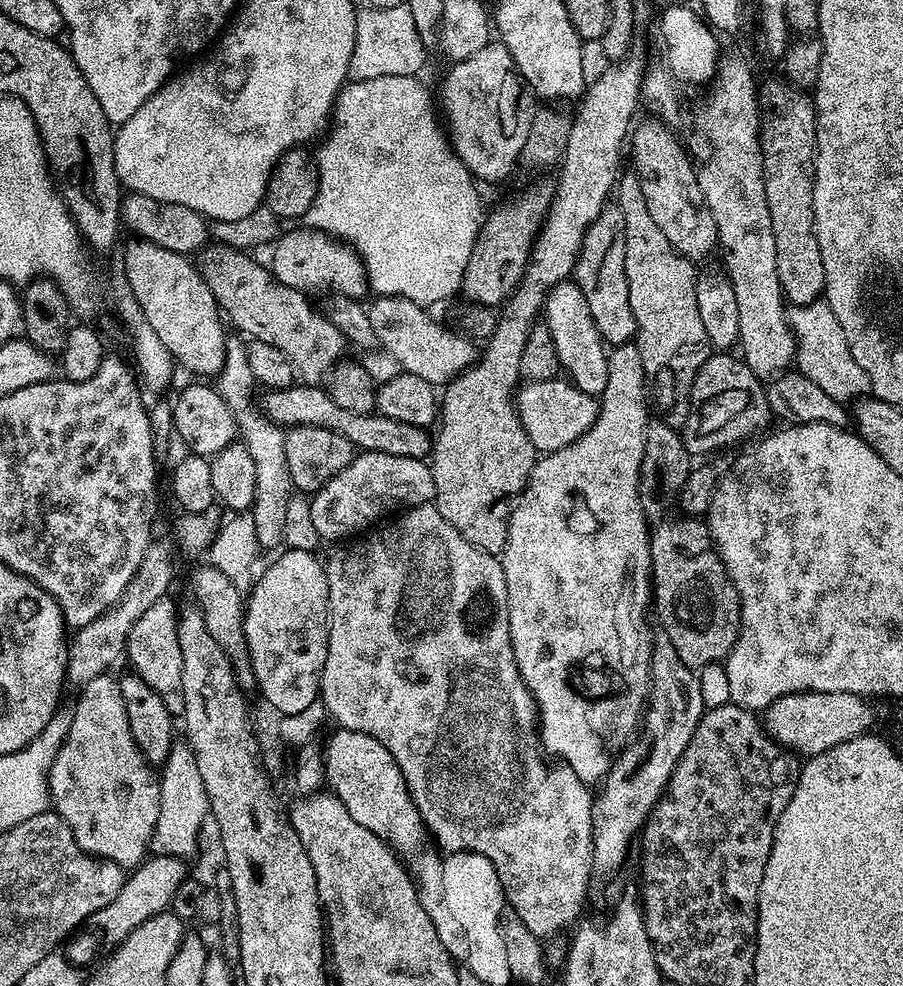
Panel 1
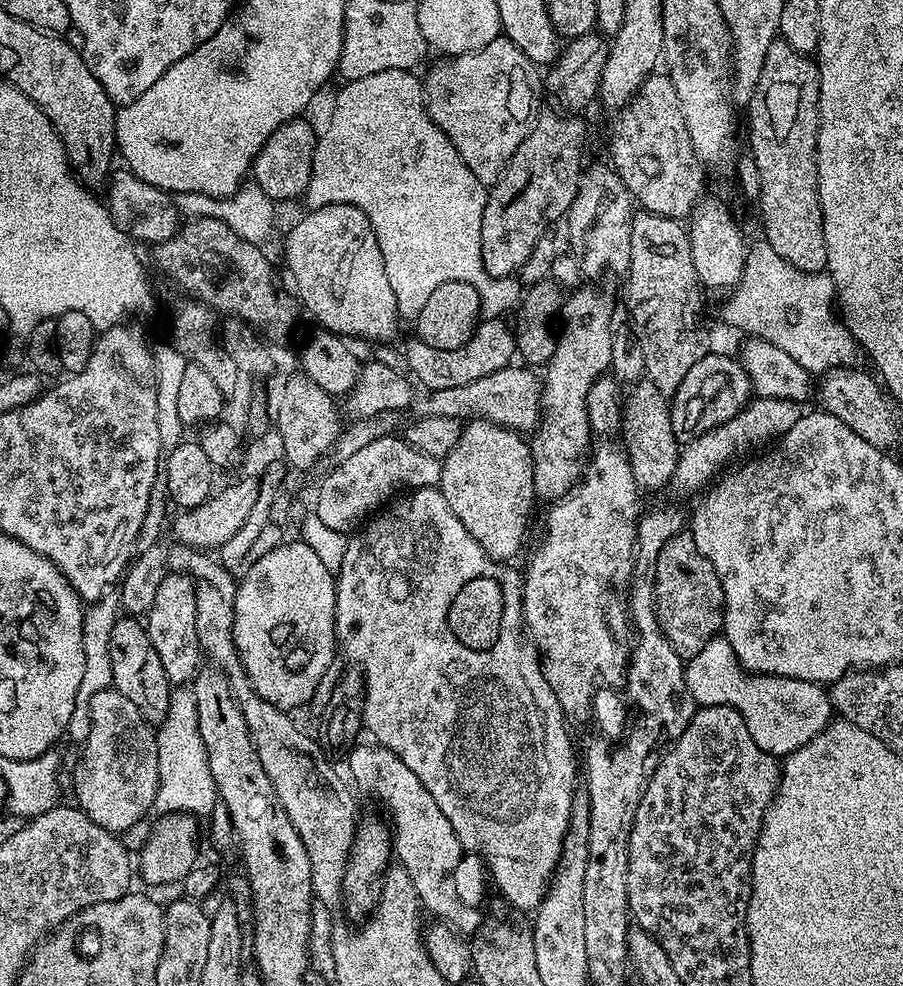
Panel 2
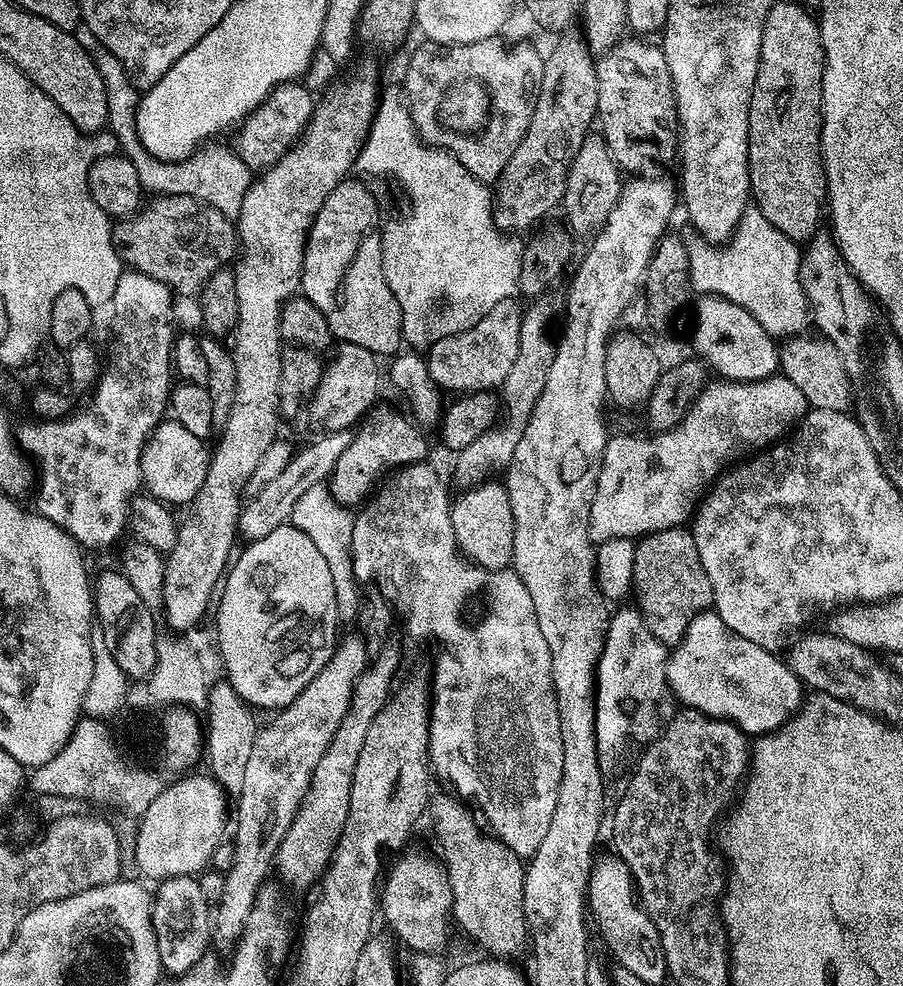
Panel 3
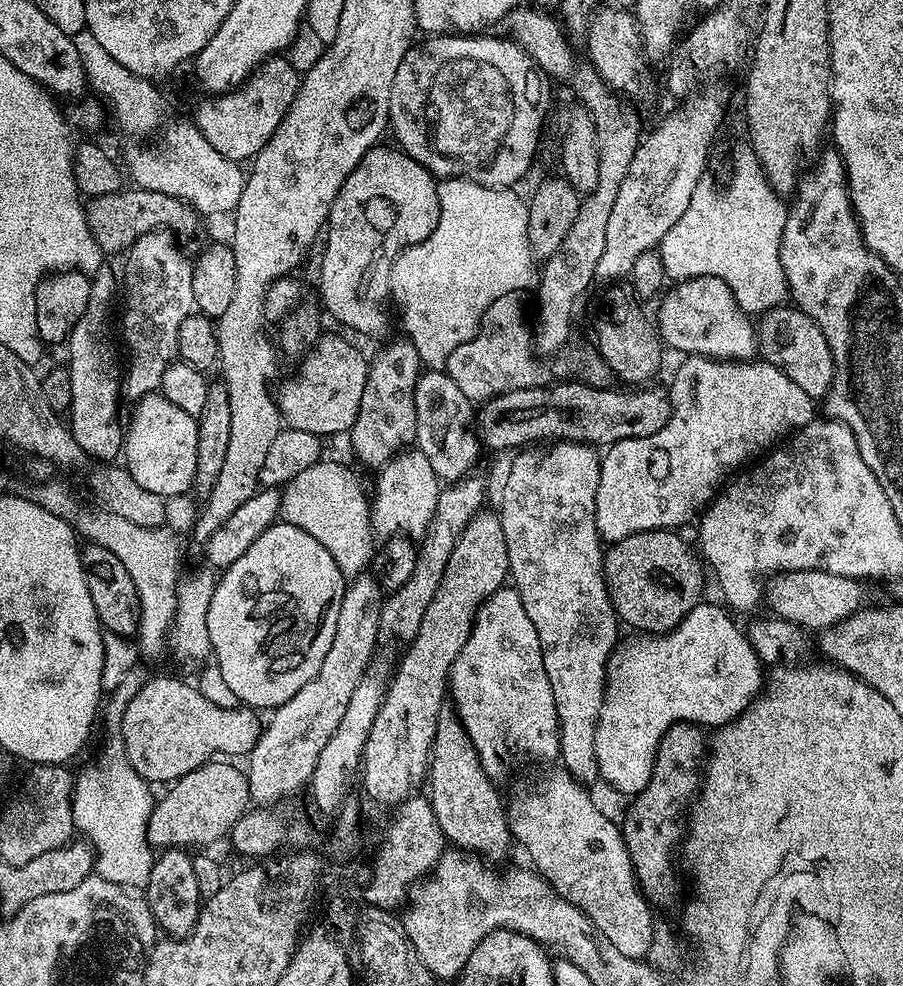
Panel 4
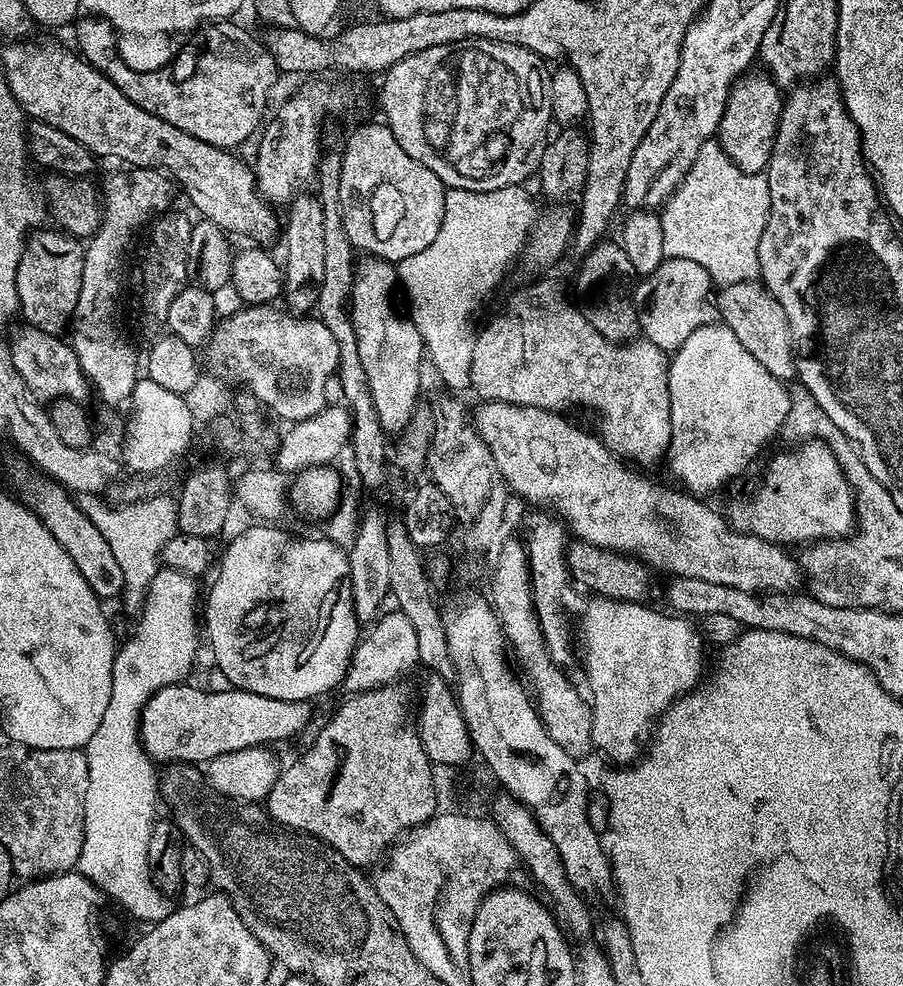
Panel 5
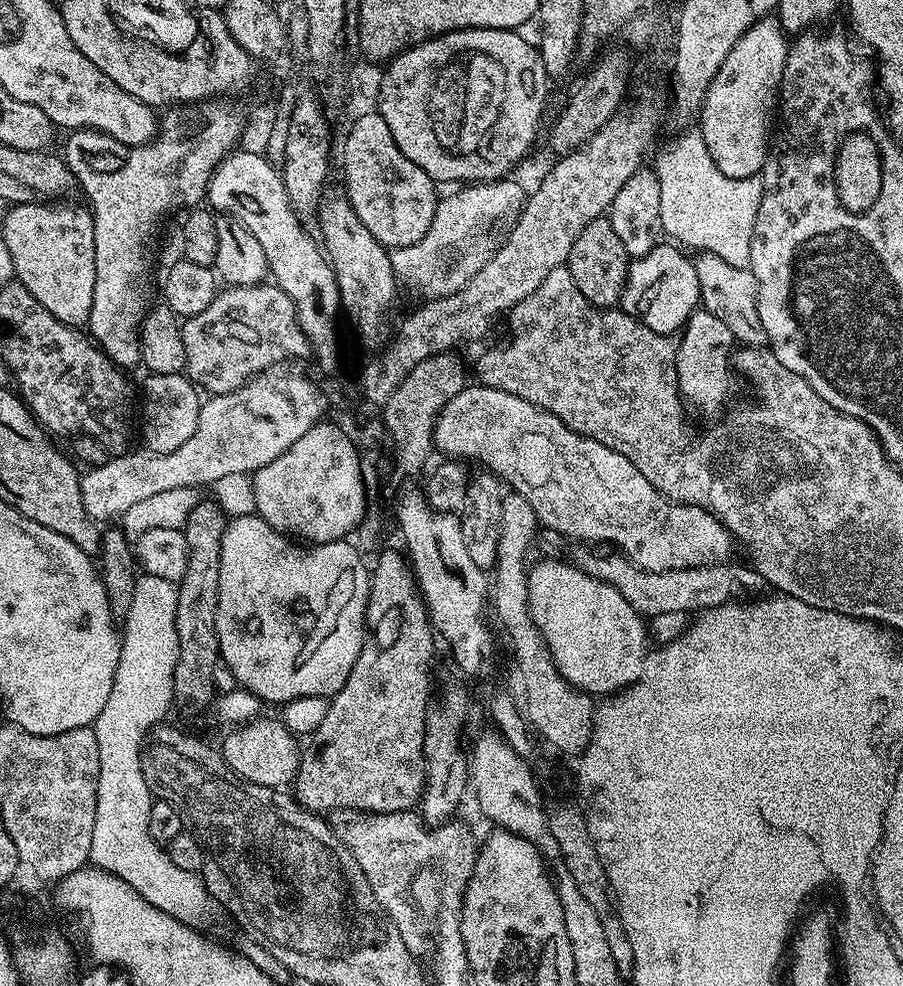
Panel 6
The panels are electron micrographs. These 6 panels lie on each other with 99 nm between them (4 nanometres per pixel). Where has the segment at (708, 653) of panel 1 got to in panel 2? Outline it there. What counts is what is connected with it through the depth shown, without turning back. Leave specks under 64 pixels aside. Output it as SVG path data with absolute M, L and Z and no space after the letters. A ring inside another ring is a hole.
M647 378L631 385L632 393L622 400L622 414L619 435L624 436L622 447L628 453L630 470L634 474L637 489L669 487L675 466L682 449L681 441L676 439L670 422L670 400L663 396ZM677 534L669 538L658 554L656 567L656 617L662 634L674 646L681 660L687 662L702 646L717 639L724 626L724 595L714 574L714 566L694 546L691 534Z

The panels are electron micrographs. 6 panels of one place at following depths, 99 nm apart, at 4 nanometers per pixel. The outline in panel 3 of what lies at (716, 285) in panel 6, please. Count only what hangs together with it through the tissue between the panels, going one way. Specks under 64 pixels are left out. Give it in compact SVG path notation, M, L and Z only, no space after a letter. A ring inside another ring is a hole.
M812 334L793 336L779 345L779 371L790 382L794 382L799 390L802 390L809 409L848 412L853 407L854 397L852 383L846 374L846 366L842 366L842 354L834 350L830 341L813 336Z

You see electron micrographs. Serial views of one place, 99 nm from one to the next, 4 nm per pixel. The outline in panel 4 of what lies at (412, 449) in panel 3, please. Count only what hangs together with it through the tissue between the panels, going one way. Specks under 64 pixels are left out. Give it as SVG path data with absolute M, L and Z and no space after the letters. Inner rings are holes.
M407 338L399 339L390 341L376 357L371 357L366 390L362 390L362 406L358 406L358 418L350 429L357 458L372 470L405 451L416 439L414 392L422 365L412 343Z

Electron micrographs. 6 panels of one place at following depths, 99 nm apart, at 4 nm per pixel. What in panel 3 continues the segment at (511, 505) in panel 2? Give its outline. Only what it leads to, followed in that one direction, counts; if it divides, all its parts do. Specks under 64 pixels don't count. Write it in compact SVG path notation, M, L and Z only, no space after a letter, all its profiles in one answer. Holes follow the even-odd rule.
M485 482L478 484L459 493L460 497L451 501L452 513L450 522L454 526L454 538L456 545L460 547L460 555L471 560L480 568L491 572L497 572L509 567L512 563L512 551L514 550L514 514L510 510L510 498L508 492L500 482Z

